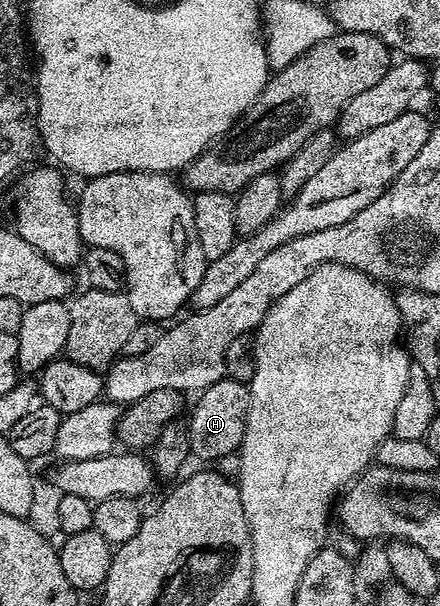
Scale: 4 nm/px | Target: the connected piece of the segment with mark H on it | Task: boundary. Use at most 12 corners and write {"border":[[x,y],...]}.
{"border":[[227,378],[197,393],[188,419],[195,461],[244,442],[249,387]]}

